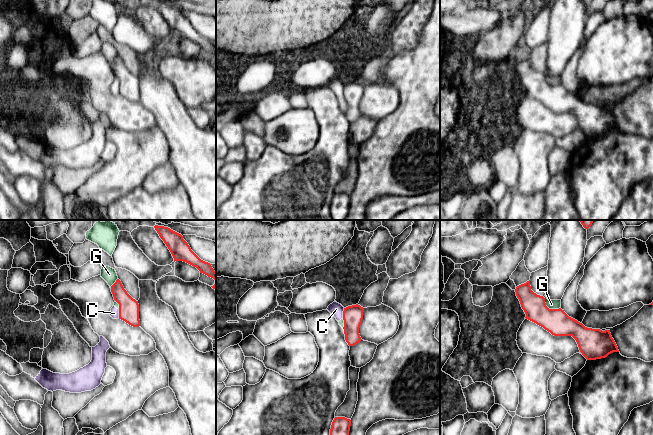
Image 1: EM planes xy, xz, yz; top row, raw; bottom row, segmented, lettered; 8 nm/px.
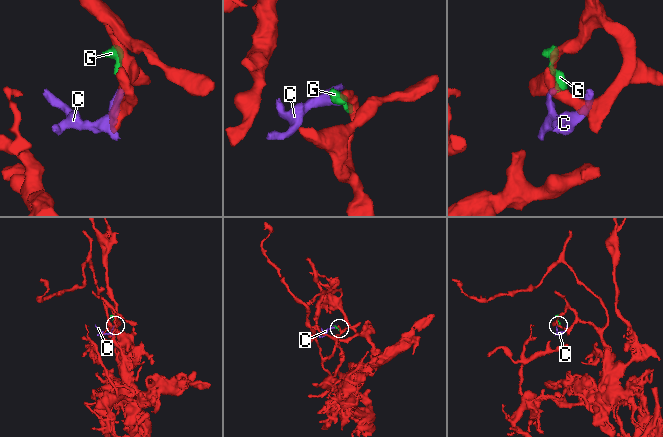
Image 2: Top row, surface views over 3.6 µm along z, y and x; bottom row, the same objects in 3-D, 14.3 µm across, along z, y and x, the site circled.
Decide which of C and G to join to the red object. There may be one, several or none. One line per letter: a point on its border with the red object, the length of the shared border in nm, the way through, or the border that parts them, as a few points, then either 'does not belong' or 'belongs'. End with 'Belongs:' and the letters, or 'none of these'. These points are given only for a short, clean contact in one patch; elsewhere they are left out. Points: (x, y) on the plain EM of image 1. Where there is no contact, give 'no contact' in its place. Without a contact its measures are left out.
C: xz (343, 89) | 90 nm | along xz (344, 84), (342, 94) | does not belong
G: yz (548, 84) | 170 nm | does not belong
Belongs: none of these

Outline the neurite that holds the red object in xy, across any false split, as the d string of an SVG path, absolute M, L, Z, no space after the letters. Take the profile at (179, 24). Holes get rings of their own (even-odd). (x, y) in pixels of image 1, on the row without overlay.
M154 2L160 14L164 17L170 26L174 37L183 37L193 43L196 43L200 49L207 51L215 56L215 60L211 62L216 66L216 48L211 40L201 36L190 24L188 19L183 15L183 12L168 3Z

